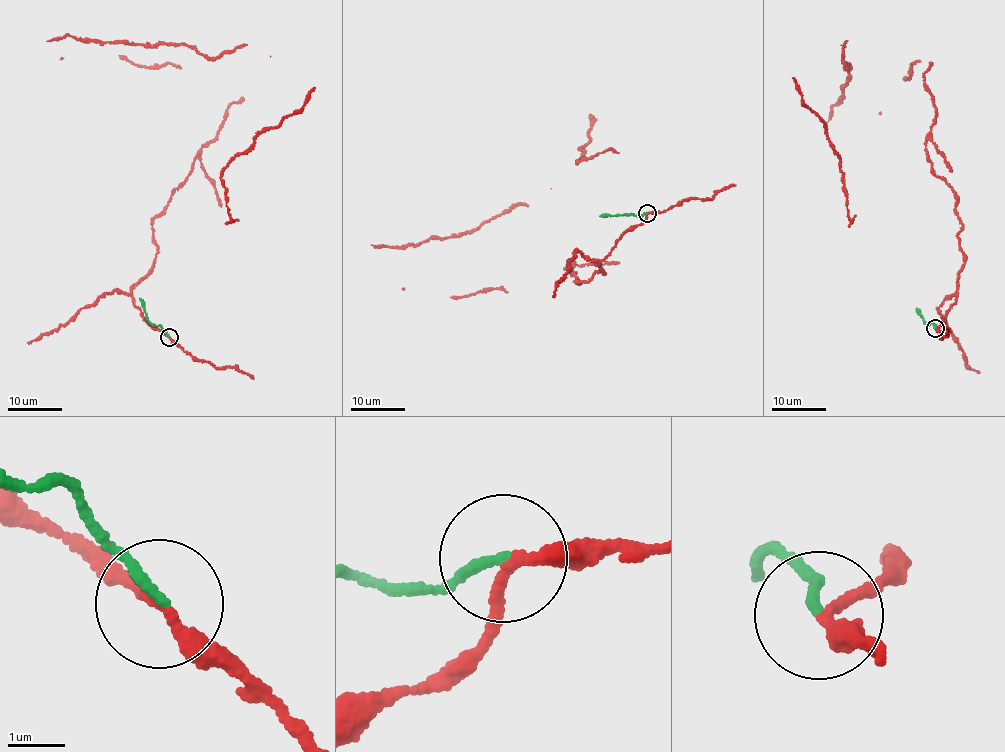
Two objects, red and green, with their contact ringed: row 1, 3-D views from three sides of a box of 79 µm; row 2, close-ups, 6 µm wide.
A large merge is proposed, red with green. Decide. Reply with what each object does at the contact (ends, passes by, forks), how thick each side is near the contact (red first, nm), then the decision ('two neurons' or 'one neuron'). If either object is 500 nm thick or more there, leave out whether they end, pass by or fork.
red passes by; green ends; calibres 200 and 180 nm; two neurons

